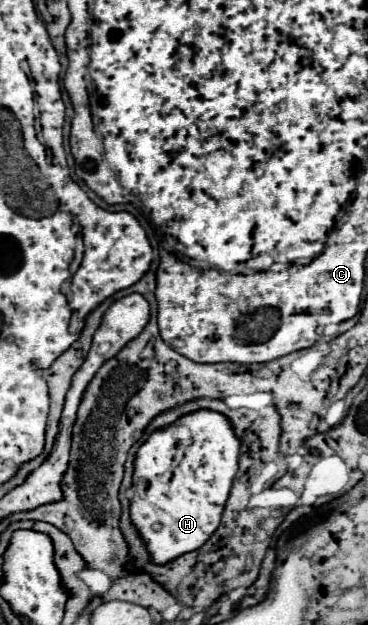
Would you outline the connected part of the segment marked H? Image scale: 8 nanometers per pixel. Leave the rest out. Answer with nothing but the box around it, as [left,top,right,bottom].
[130,409,240,565]

